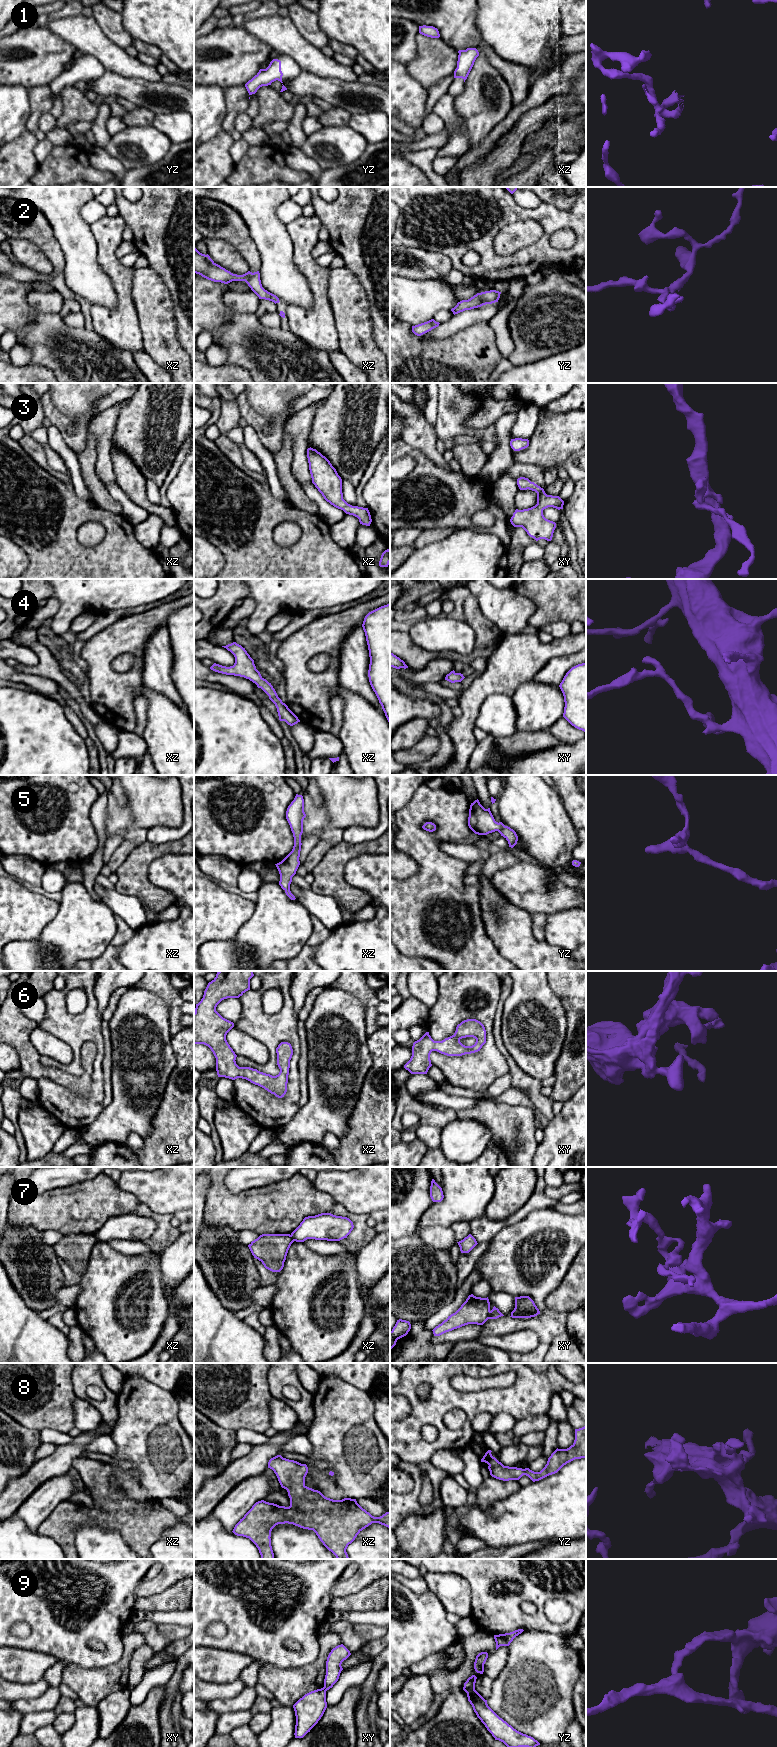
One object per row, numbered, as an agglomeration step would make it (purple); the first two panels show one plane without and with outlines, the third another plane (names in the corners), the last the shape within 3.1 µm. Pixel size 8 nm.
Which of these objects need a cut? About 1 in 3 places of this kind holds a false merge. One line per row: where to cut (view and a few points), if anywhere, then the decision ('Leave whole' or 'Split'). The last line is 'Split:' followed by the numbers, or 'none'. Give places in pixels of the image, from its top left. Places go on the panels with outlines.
1: No split. Leave whole
2: No split. Leave whole
3: No split. Leave whole
4: No split. Leave whole
5: No split. Leave whole
6: No split. Leave whole
7: Split along xy (490, 1311), (488, 1318). Split
8: No split. Leave whole
9: Split along yz (474, 1689), (467, 1693). Split
Split: 7, 9

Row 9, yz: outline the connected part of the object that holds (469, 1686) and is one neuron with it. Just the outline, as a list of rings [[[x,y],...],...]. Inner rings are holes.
[[[472,1675],[467,1679],[467,1681],[464,1683],[463,1690],[466,1693],[471,1693],[472,1691],[475,1690],[475,1683],[476,1683],[477,1677],[475,1675]]]

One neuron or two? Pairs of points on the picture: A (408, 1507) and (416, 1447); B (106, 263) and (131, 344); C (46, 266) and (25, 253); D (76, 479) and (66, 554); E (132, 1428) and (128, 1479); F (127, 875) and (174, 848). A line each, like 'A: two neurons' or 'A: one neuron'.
A: two neurons
B: one neuron
C: one neuron
D: two neurons
E: one neuron
F: one neuron

